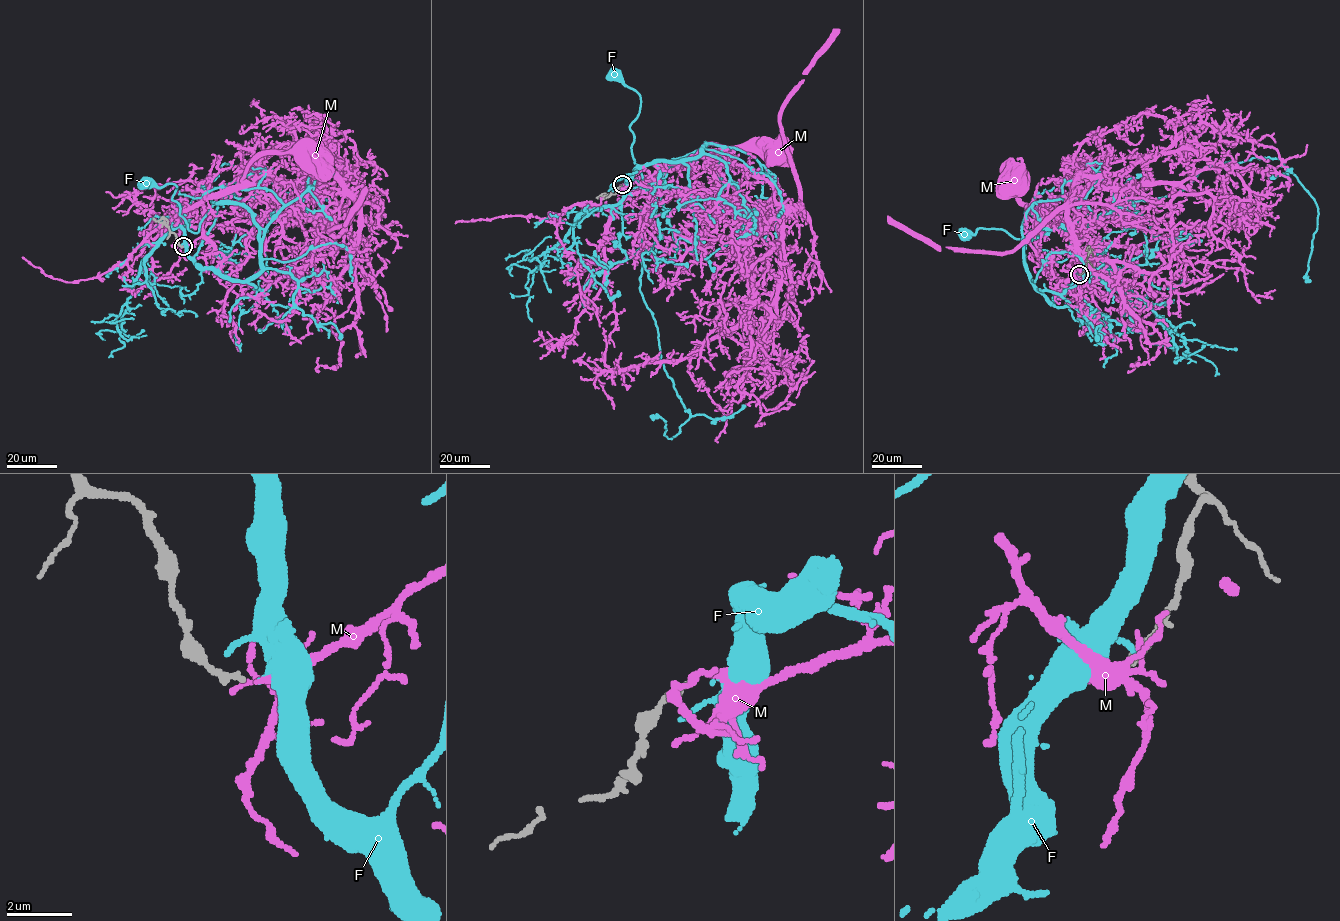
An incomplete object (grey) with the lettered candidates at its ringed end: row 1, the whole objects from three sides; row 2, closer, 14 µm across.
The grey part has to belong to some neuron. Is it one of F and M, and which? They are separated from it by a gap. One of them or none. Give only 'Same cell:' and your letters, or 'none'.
Same cell: none

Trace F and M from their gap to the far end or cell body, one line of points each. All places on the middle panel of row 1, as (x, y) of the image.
F: (623, 185), (707, 144), (657, 185), (643, 181), (630, 128), (641, 97), (614, 75)
M: (623, 185), (642, 182), (650, 193), (653, 180), (667, 166), (699, 157), (711, 144), (779, 145), (778, 151)

